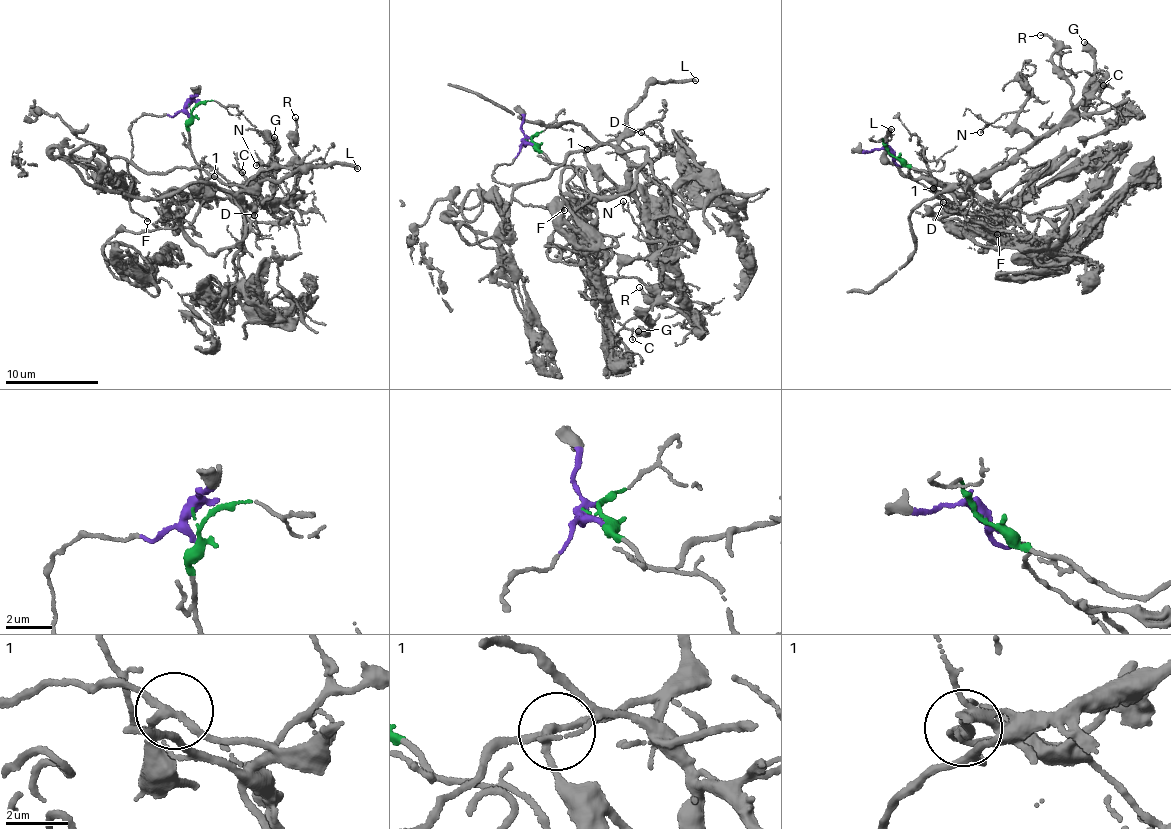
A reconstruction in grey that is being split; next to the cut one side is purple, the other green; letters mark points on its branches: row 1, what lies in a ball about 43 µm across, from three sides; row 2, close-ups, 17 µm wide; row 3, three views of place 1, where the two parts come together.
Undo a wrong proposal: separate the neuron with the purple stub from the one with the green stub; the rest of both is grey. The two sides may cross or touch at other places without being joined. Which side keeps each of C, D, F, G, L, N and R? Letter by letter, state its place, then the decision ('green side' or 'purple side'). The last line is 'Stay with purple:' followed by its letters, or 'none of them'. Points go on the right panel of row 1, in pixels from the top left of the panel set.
C: place (1103, 85); green side
D: place (943, 202); green side
F: place (997, 234); purple side
G: place (1084, 42); green side
L: place (891, 129); purple side
N: place (980, 132); green side
R: place (1040, 35); green side
Stay with purple: F, L

